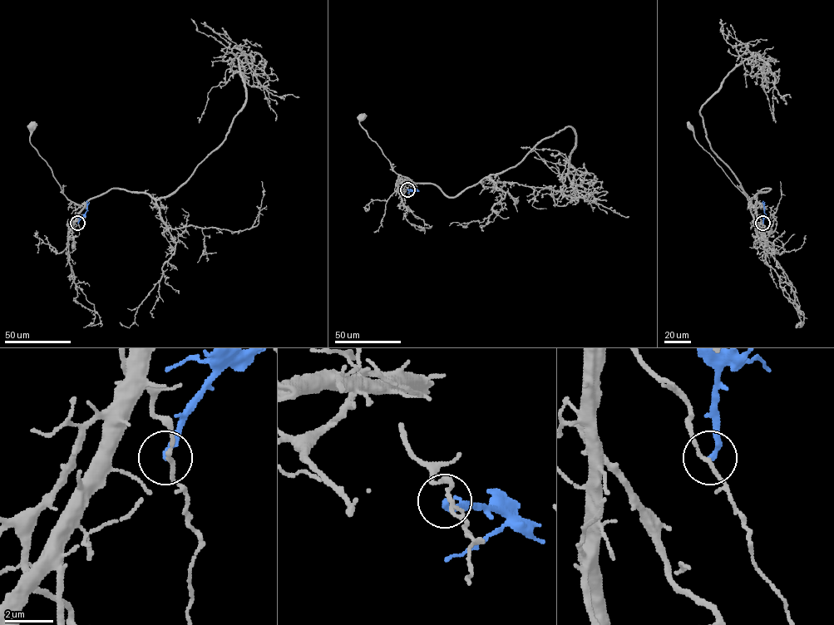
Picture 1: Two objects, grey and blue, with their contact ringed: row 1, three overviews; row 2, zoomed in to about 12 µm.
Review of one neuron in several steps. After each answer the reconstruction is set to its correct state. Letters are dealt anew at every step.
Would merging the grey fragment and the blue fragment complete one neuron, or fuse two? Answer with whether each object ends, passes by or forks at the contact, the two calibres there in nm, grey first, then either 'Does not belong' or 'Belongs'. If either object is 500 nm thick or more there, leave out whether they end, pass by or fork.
At the ring grey passes by. At the ring blue ends. Thickness 150 nm (grey) against 240 nm. Does not belong

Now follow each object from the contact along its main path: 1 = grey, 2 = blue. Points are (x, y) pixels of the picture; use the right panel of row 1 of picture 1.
1: (762, 223), (757, 216), (756, 205), (752, 204), (698, 143), (689, 127)
2: (762, 223), (763, 201)

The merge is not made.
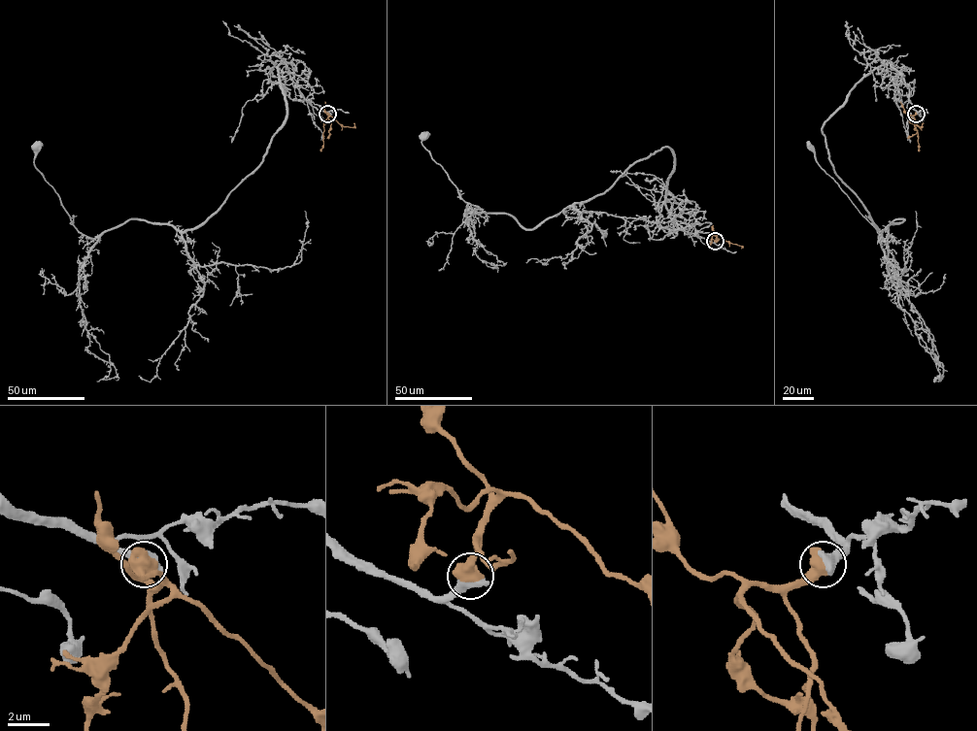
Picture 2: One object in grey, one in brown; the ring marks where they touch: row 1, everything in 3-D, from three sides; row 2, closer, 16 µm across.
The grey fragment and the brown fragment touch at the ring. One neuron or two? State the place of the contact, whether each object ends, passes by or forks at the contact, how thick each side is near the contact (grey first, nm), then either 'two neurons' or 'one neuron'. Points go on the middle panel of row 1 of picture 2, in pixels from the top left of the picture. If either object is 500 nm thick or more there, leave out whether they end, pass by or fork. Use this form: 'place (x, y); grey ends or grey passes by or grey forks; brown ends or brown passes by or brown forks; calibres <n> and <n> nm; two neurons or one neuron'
place (715, 241); calibres 750 and 850 nm; one neuron

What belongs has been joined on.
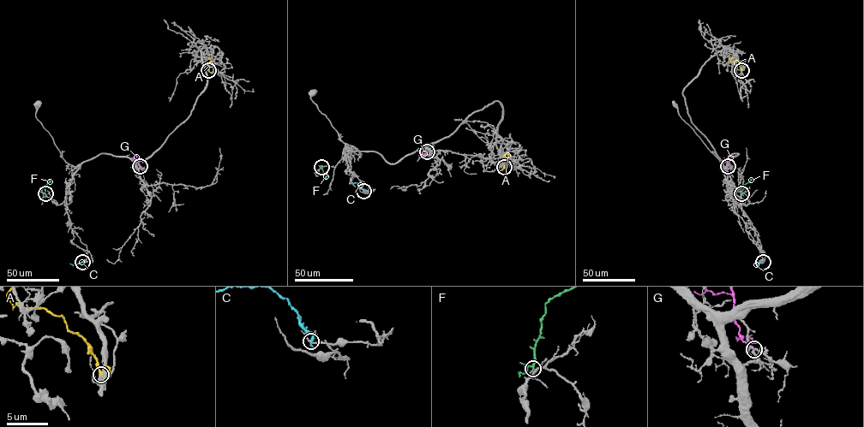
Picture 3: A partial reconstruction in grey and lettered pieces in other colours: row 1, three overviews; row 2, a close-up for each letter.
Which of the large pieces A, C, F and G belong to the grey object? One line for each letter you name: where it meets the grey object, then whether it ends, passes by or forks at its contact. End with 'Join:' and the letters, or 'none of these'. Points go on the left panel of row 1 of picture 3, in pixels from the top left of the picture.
F: Touches grey at (45, 193). It passes by
G: Touches grey at (140, 166). It ends there
Join: F, G

